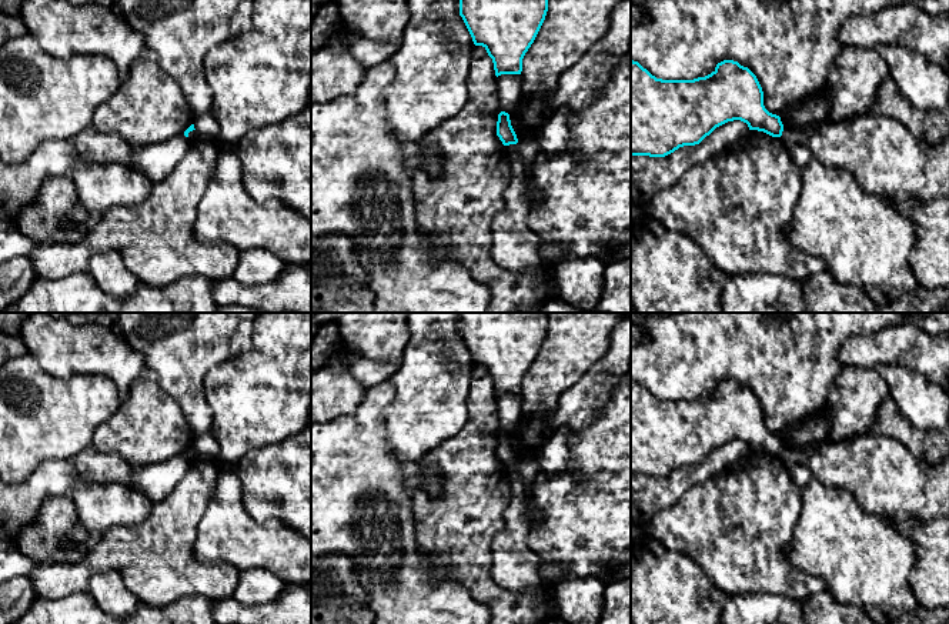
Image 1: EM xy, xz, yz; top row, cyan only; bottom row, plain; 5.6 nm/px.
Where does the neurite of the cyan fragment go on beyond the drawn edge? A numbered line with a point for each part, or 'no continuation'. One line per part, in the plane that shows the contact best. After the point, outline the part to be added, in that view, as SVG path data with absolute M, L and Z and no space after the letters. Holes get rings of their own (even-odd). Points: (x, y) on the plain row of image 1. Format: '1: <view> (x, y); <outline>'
no continuation

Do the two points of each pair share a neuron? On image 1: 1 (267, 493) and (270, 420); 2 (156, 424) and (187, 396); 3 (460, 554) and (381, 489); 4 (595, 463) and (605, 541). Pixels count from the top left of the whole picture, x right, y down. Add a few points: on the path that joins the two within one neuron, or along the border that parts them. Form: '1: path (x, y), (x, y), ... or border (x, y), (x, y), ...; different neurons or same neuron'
1: border (296, 433), (280, 441), (253, 449), (239, 460); different neurons
2: border (159, 377), (159, 386), (180, 407), (194, 434); different neurons
3: border (410, 493), (417, 544), (420, 547); different neurons
4: path (605, 483), (605, 521); same neuron

